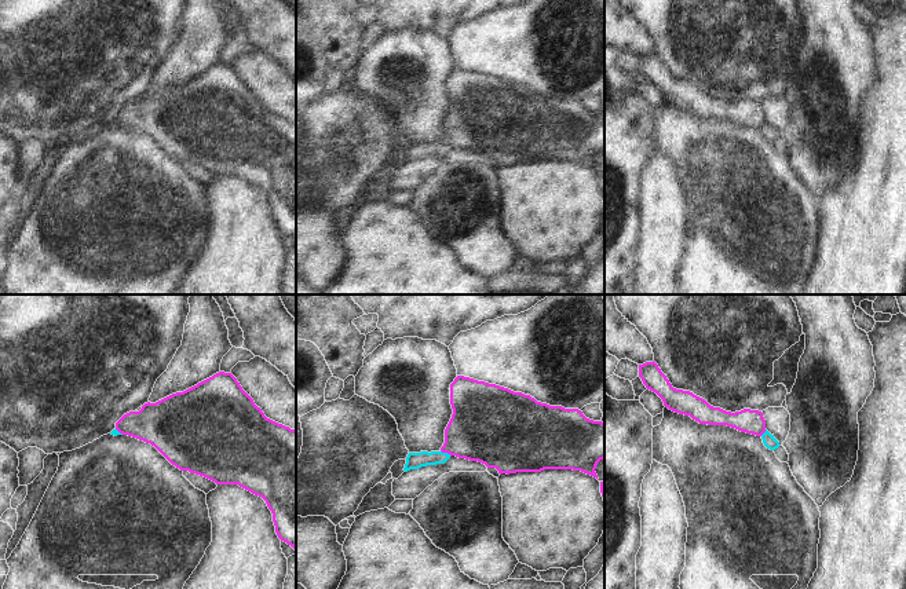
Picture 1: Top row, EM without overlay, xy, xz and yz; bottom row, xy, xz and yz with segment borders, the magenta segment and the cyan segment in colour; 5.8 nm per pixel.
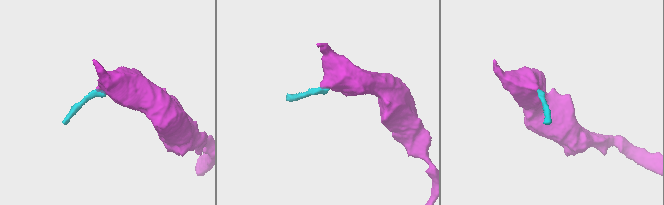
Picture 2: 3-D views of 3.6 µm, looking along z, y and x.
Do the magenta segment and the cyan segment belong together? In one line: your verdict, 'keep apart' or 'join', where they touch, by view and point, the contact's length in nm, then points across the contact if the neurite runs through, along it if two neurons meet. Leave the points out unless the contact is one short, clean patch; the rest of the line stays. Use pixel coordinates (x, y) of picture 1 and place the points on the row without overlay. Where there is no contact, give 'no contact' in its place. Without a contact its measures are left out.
keep apart; contact xz (446, 143); length 70 nm; border xz (441, 142), (450, 146)

